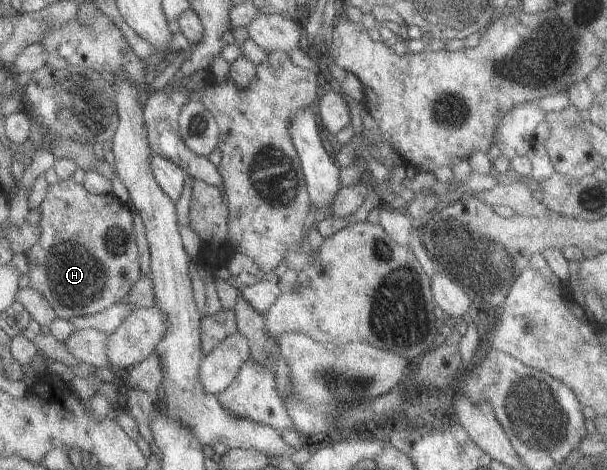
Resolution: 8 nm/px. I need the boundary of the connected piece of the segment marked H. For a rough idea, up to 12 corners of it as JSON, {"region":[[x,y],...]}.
{"region":[[58,179],[24,254],[58,318],[122,302],[141,277],[133,213]]}

